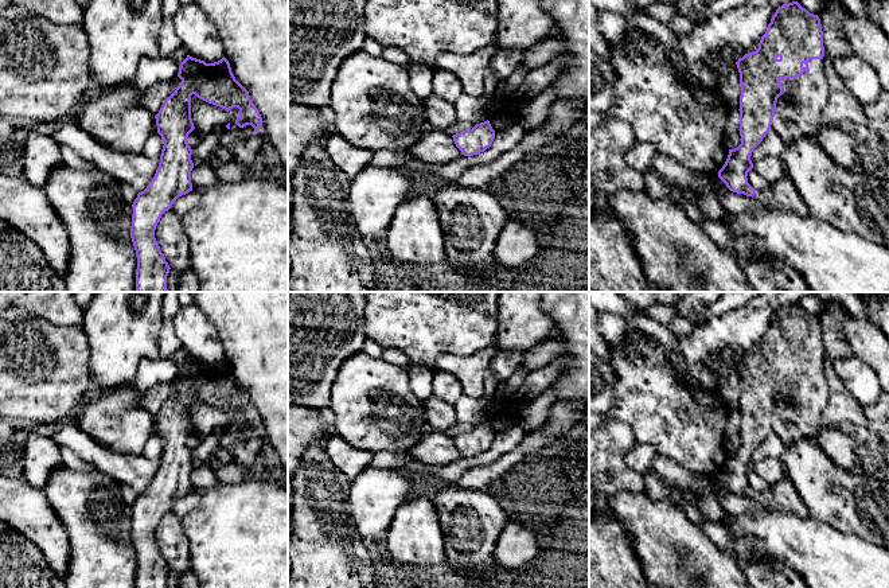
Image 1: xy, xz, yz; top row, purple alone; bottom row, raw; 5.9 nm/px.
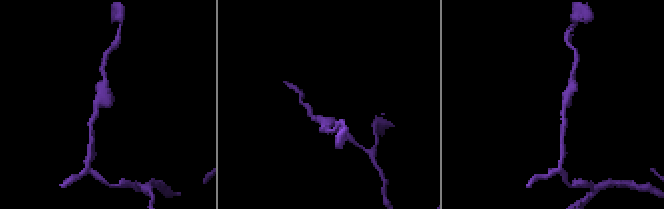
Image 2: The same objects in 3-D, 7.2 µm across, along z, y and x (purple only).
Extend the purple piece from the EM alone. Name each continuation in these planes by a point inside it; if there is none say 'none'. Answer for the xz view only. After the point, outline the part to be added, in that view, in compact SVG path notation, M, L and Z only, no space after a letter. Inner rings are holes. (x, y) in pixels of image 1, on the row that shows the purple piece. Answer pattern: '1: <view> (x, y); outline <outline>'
none

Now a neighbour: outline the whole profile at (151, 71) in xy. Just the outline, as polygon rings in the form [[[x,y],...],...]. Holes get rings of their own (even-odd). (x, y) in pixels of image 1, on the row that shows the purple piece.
[[[143,58],[133,77],[133,85],[139,91],[163,83],[172,82],[179,73],[179,63],[167,58]]]

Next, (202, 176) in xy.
[[[212,160],[200,166],[194,166],[191,171],[192,190],[203,191],[219,182],[215,166],[217,164]]]

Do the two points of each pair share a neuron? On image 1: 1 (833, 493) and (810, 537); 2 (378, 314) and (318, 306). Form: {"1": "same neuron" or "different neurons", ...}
{"1": "different neurons", "2": "different neurons"}

